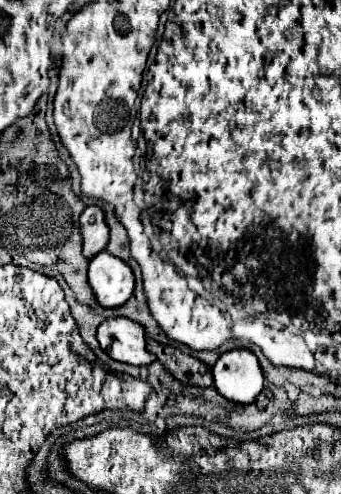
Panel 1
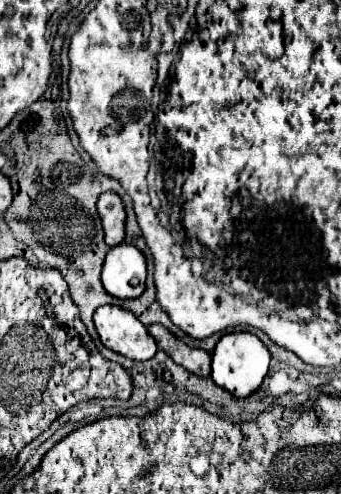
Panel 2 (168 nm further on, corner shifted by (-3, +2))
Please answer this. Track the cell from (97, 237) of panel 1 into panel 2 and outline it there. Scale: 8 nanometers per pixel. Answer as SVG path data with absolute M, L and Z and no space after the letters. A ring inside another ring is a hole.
M101 193L97 201L97 213L101 217L105 243L107 247L115 247L125 237L125 209L117 193Z

